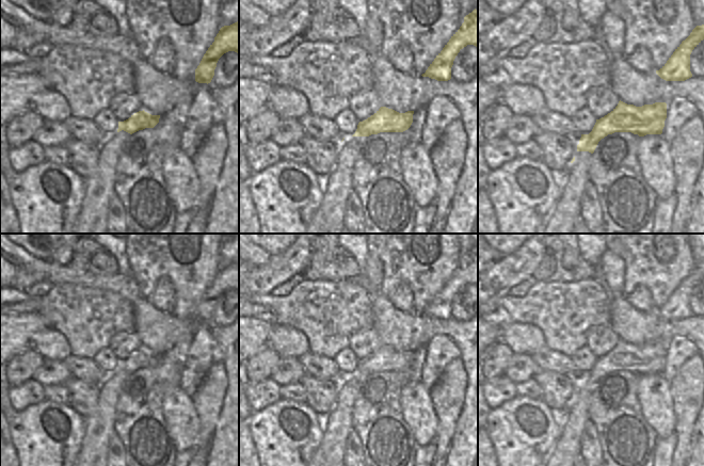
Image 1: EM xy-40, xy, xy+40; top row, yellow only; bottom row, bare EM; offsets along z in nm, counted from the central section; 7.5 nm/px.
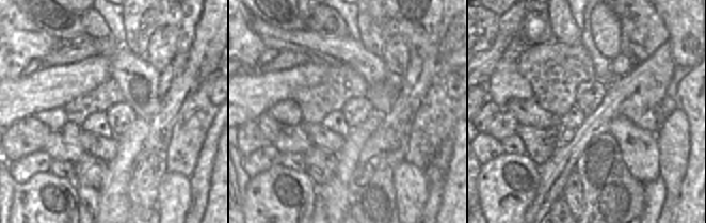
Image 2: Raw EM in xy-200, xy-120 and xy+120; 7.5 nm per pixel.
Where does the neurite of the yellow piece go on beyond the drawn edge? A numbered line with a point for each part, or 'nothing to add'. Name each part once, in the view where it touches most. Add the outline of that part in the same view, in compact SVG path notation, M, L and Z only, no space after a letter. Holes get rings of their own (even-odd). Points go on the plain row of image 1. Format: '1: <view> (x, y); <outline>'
nothing to add

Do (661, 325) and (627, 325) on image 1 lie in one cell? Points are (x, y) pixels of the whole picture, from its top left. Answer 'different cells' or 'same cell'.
same cell

